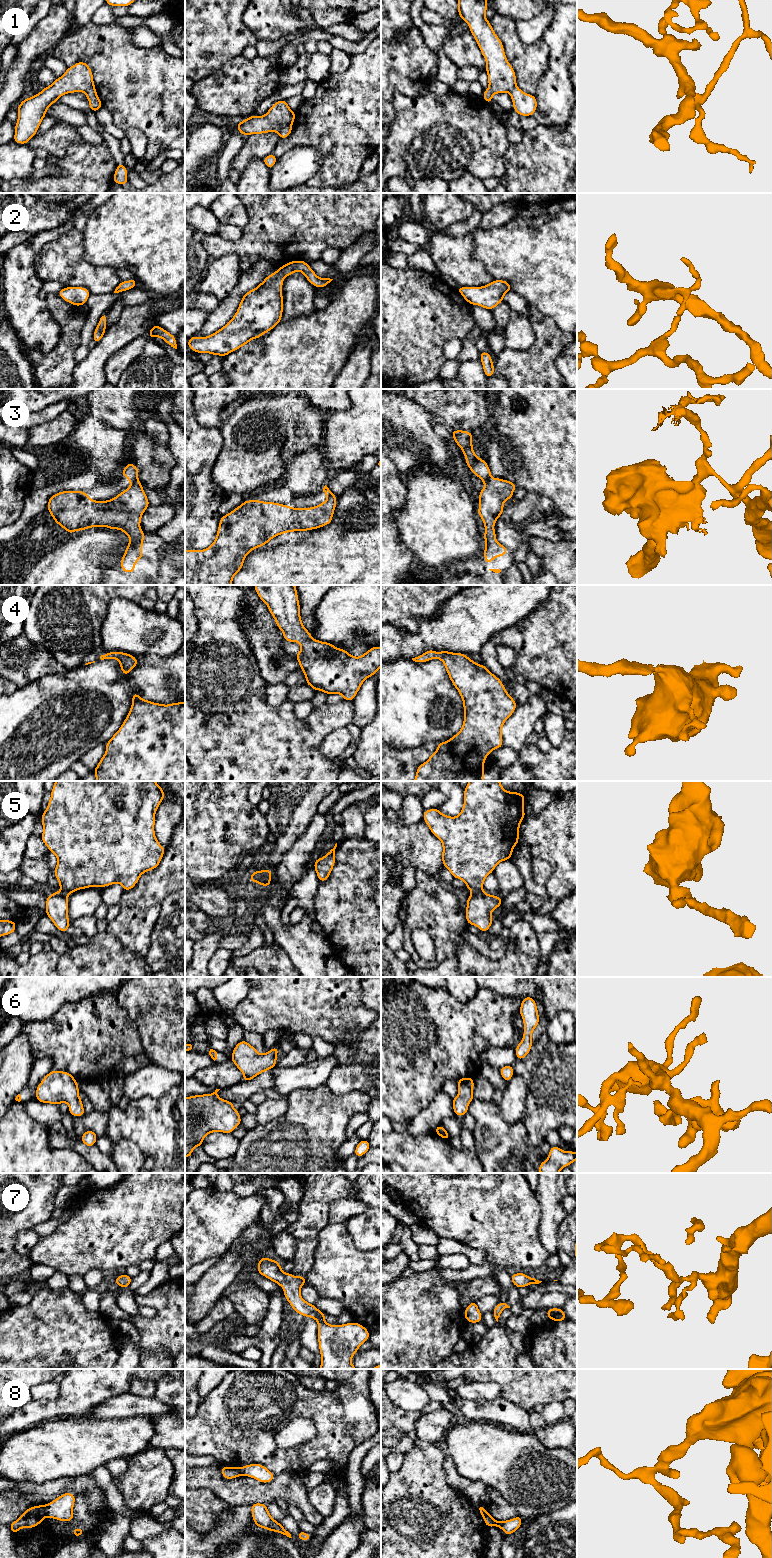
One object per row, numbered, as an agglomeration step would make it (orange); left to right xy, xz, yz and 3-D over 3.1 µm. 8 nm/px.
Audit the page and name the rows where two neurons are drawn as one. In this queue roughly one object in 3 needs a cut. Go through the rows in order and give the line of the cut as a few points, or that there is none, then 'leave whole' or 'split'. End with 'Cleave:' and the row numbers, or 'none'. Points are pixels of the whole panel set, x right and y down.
1: cut xz (291, 126), (279, 133); split
2: cut xz (277, 270), (280, 270), (285, 276); split
3: cut yz (491, 478), (485, 484); split
4: cut none; leave whole
5: cut yz (483, 891), (472, 893); split
6: cut none; leave whole
7: cut none; leave whole
8: cut xy (44, 1506), (46, 1515); split
Cleave: 1, 2, 3, 5, 8

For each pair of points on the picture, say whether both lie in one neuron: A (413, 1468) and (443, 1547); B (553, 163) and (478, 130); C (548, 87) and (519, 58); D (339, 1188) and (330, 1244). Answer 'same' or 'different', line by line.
A: same
B: different
C: different
D: different

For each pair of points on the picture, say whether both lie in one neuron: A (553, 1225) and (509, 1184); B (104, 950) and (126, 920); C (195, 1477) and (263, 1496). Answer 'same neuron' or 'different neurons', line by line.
A: different neurons
B: different neurons
C: same neuron

